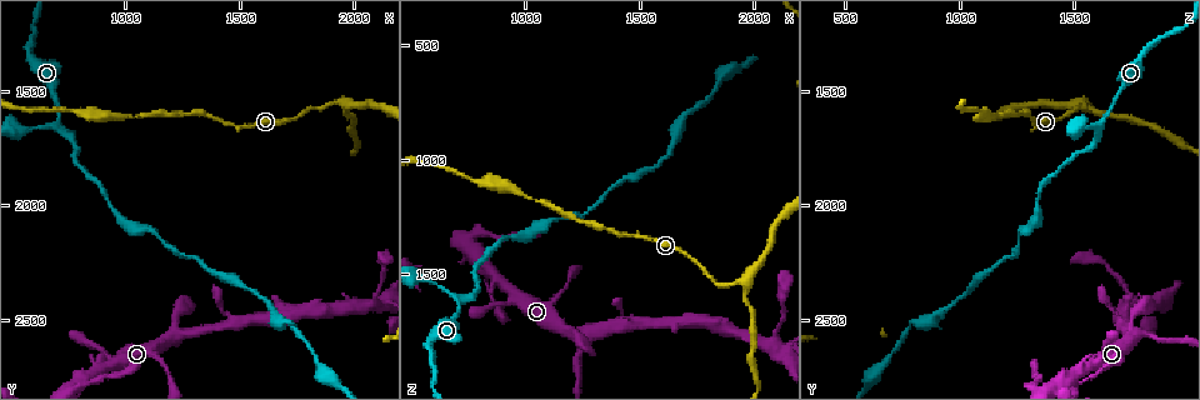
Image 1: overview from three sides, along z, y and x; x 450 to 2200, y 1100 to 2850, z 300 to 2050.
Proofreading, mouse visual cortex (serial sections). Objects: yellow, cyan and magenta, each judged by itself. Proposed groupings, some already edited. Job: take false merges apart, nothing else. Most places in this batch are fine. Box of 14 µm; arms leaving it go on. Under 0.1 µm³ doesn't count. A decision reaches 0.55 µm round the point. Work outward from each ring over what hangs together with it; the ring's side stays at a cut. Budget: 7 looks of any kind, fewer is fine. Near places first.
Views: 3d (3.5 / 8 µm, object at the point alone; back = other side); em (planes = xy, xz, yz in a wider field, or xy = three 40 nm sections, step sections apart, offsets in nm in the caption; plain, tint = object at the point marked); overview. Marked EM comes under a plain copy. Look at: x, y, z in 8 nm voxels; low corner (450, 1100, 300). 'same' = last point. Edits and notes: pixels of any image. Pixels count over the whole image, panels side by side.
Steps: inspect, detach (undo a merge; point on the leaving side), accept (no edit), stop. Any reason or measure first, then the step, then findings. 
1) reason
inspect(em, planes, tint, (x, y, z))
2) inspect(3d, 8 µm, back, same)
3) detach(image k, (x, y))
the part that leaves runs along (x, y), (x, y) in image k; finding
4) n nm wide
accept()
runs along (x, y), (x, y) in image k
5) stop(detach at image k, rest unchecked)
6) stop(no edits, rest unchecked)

three-way junction
inspect(3d, 3.5 µm, (1970, 1560, 1540))

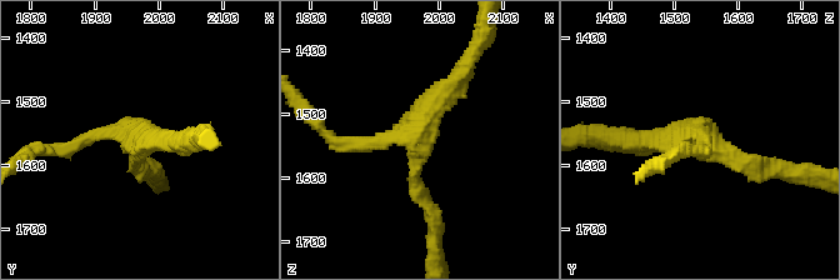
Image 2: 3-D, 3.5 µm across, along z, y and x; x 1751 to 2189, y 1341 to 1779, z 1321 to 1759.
3 arms; arms of 200, 200, 250 nm
inspect(em, xy, step 2, tint, (1970, 1550, 1525))

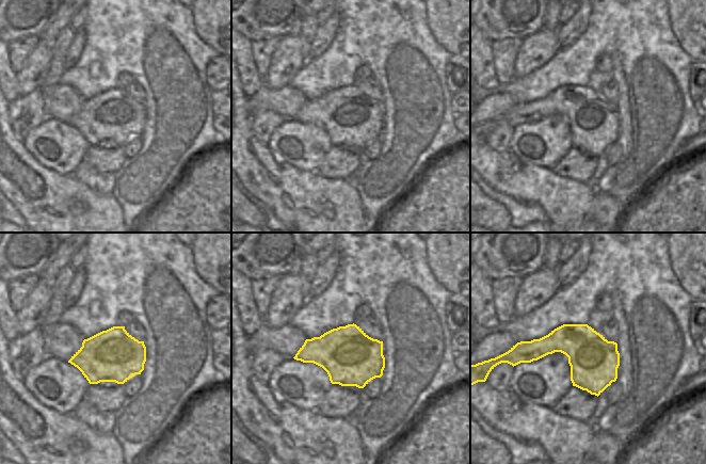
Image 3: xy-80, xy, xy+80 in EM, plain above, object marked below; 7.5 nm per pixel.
another direction
inspect(em, planes, tint, same)

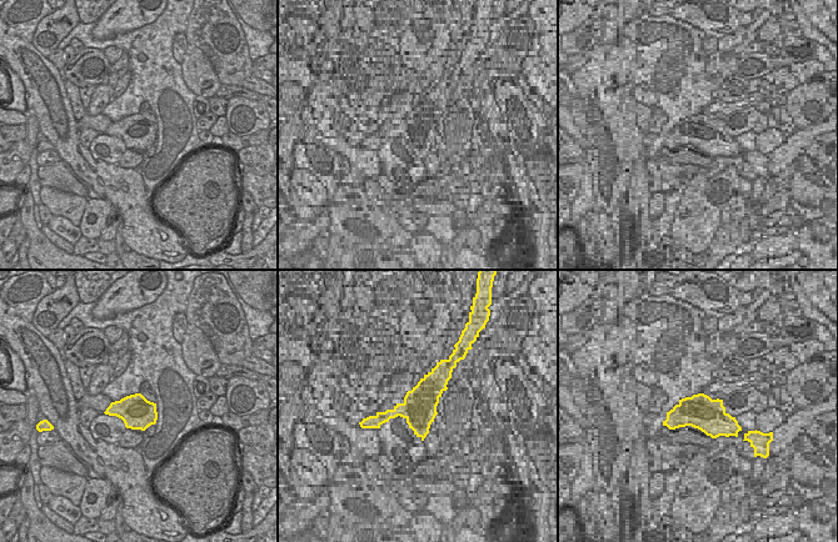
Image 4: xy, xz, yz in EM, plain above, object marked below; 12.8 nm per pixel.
accept()
all the same cell

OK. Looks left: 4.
two arms in line, one across
inspect(3d, 3.5 µm, (2060, 2430, 1790))

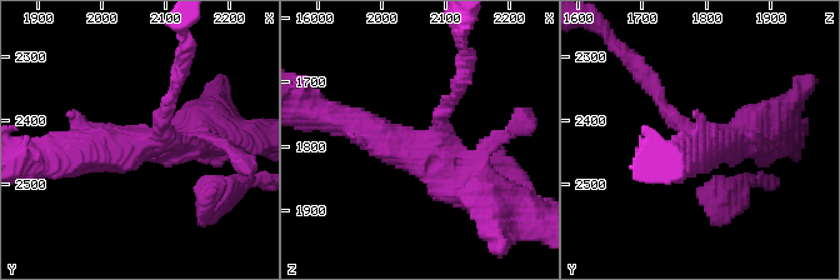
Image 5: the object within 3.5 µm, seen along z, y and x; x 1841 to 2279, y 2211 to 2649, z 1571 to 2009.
3 arms; arms of 150, 450, 450 nm; need the tissue
inspect(em, planes, tint, (2075, 2430, 1800))

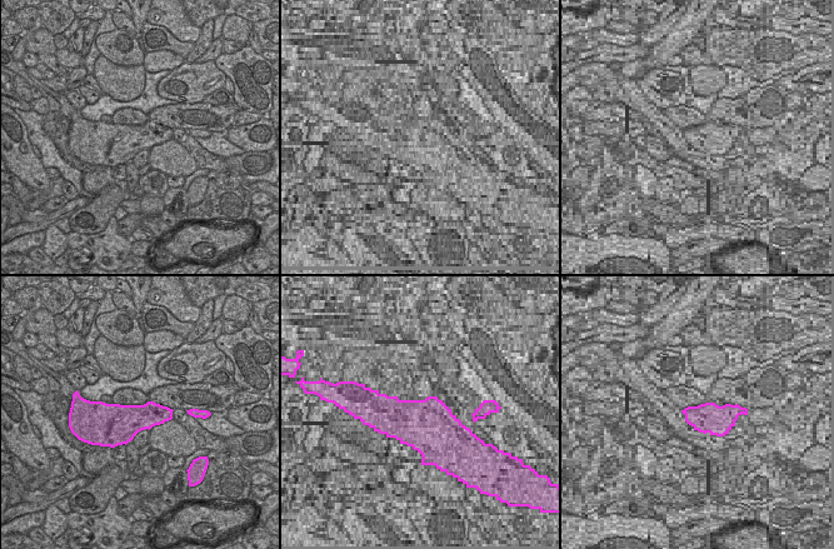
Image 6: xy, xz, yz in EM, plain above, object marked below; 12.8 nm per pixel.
inspect(em, xy, step 5, tint, same)

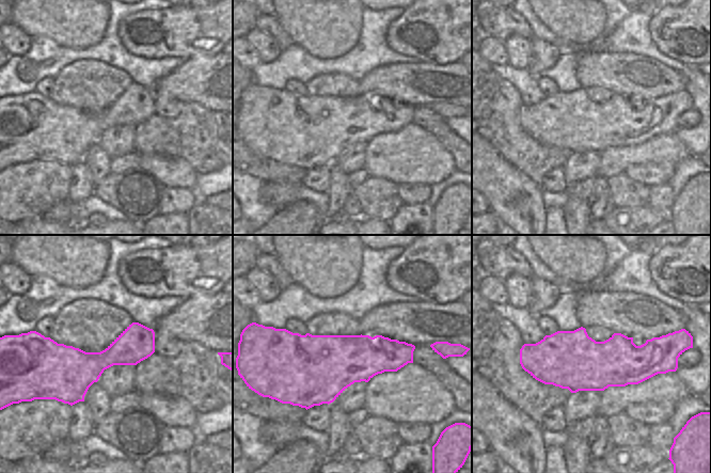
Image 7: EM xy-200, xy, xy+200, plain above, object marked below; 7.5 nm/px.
480 nm wide
accept()
runs along (351, 121), (428, 148), (489, 201) in image 5; continuous, no second cell

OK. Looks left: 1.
stop(no edits, rest unchecked)

